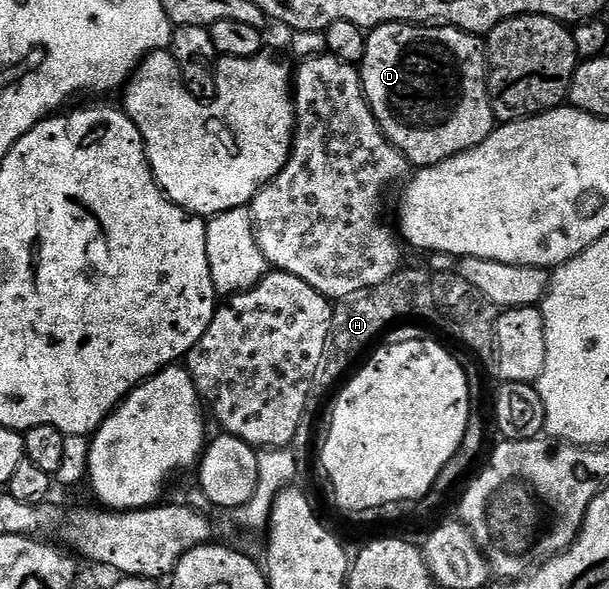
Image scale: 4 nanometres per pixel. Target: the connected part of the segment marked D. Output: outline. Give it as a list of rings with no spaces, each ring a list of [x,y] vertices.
[[[425,23],[380,25],[366,36],[366,55],[360,60],[360,82],[364,97],[389,143],[407,159],[409,166],[437,165],[467,149],[473,149],[492,134],[497,124],[488,98],[486,49],[474,33],[463,33],[452,25]]]

